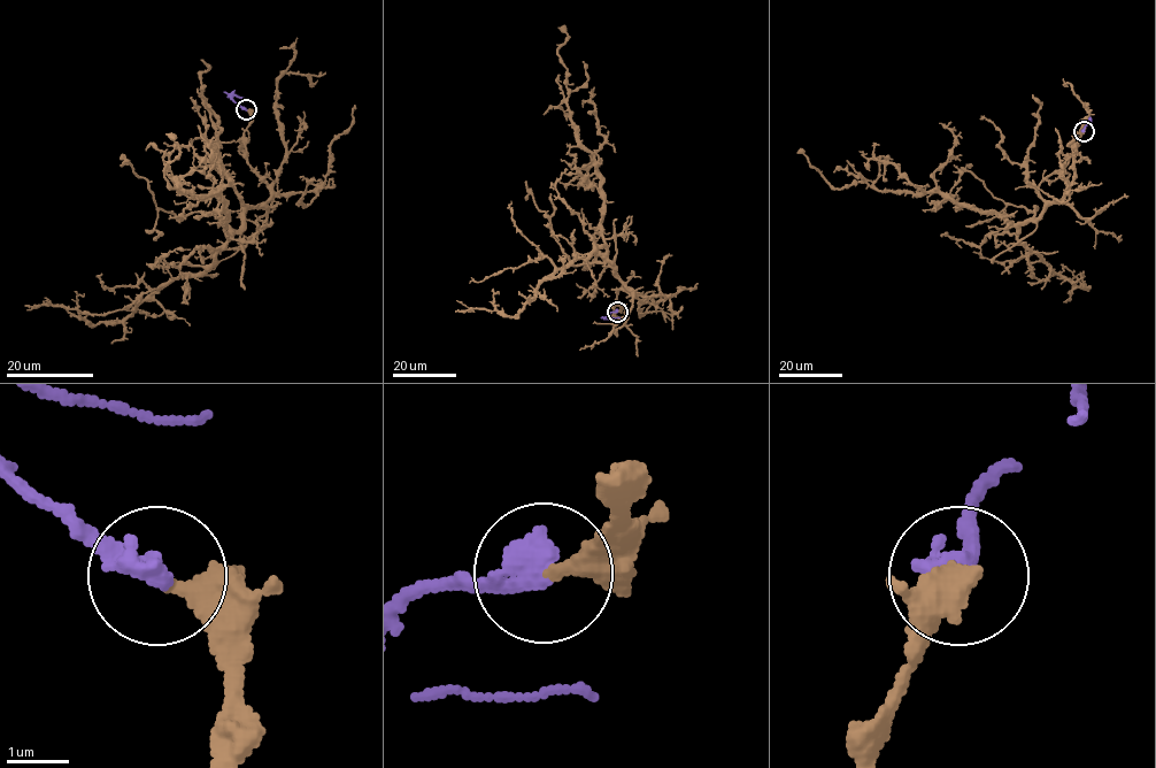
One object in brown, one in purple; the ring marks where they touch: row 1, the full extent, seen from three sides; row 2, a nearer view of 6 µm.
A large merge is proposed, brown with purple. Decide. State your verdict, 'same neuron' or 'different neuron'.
same neuron

